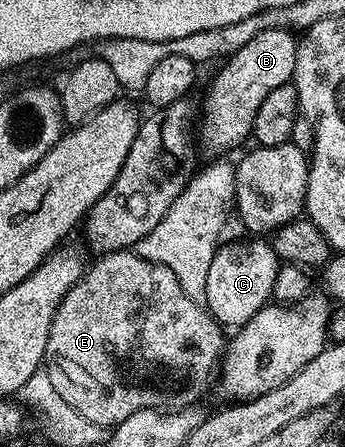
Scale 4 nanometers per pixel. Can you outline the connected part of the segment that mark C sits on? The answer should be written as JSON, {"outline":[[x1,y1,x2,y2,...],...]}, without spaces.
{"outline":[[263,238,245,239,249,240,218,245,207,270,204,305,217,322,227,328,241,327,270,303,281,265,270,241]]}

